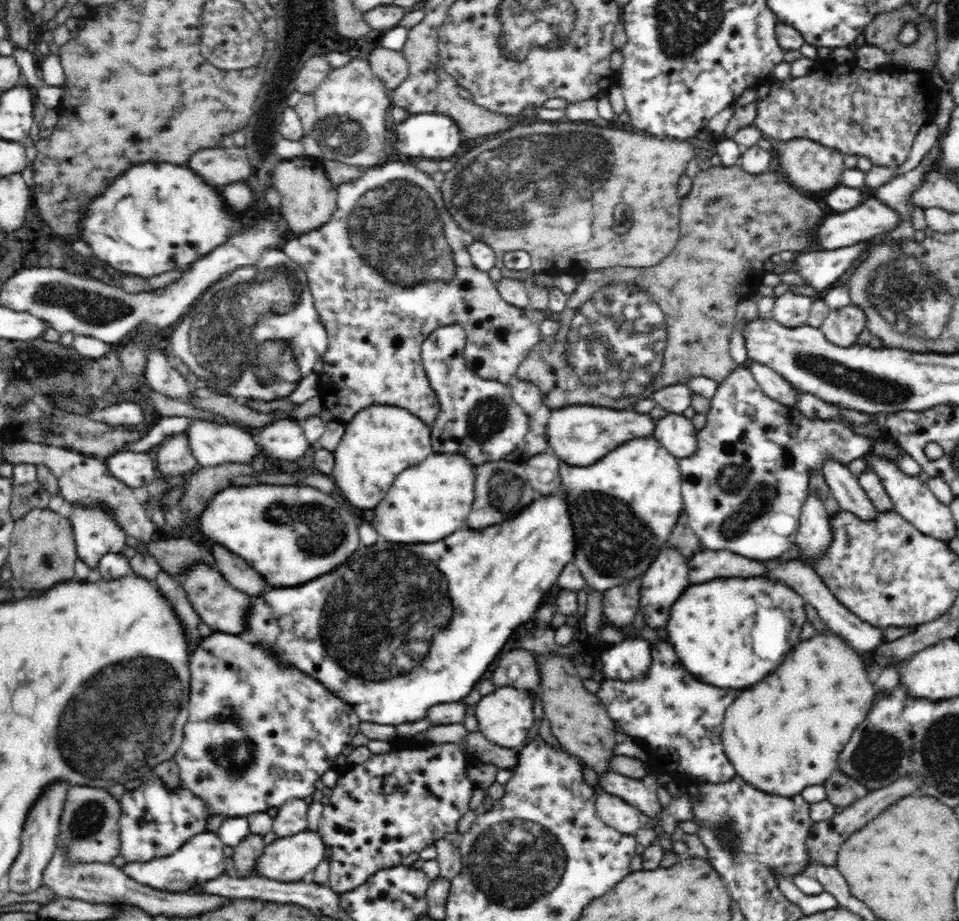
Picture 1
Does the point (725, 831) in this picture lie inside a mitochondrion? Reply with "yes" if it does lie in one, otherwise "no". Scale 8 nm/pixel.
yes

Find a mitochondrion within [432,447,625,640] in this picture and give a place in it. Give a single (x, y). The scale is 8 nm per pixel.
(504, 488)

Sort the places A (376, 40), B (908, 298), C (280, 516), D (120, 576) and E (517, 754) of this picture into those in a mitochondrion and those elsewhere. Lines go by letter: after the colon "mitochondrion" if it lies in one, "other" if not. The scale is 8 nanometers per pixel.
A: other
B: mitochondrion
C: mitochondrion
D: other
E: other

